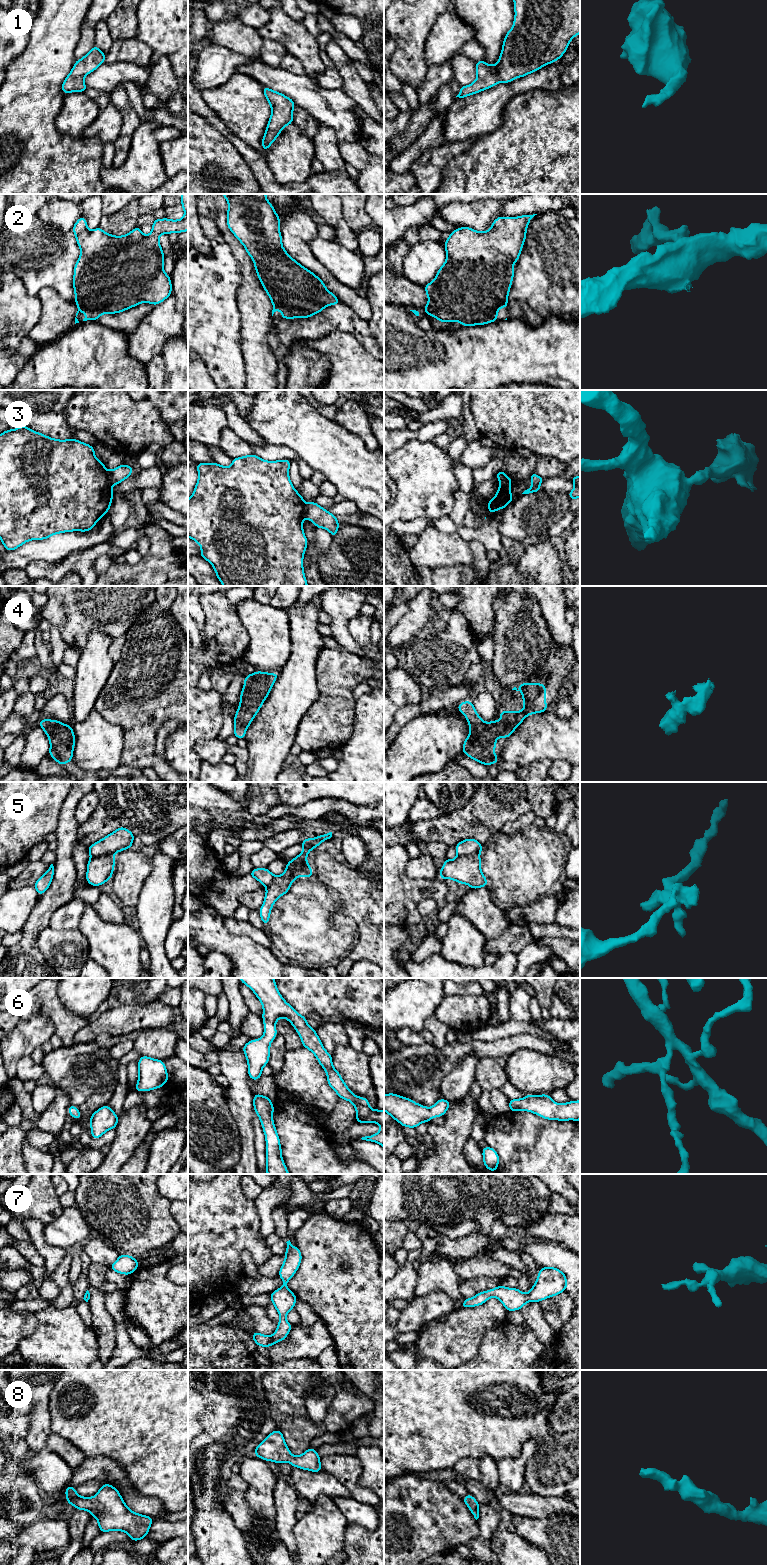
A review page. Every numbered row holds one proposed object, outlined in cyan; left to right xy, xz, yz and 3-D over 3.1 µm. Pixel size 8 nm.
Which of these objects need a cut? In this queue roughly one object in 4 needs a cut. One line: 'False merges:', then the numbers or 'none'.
False merges: 2, 3, 5

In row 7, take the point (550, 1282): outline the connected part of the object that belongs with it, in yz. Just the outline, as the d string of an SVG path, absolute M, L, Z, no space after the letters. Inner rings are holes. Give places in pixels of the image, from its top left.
M541 1267L537 1280L528 1294L518 1288L507 1288L502 1285L477 1293L474 1297L464 1300L461 1308L475 1307L484 1304L489 1298L498 1298L507 1311L521 1310L530 1301L541 1302L567 1290L566 1275L554 1267Z

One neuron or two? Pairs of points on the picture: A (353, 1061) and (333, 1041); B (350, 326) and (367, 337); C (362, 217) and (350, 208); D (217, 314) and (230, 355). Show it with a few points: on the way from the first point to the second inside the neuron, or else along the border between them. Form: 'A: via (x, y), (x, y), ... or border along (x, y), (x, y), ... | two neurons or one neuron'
A: border along (348, 1044), (338, 1046), (332, 1055) | two neurons
B: via (354, 326), (363, 333) | one neuron
C: via (359, 217), (353, 211) | one neuron
D: via (217, 324), (223, 332), (223, 345) | one neuron

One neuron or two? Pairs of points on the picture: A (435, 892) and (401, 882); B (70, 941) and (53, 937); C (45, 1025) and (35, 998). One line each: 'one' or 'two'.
A: one
B: one
C: two

